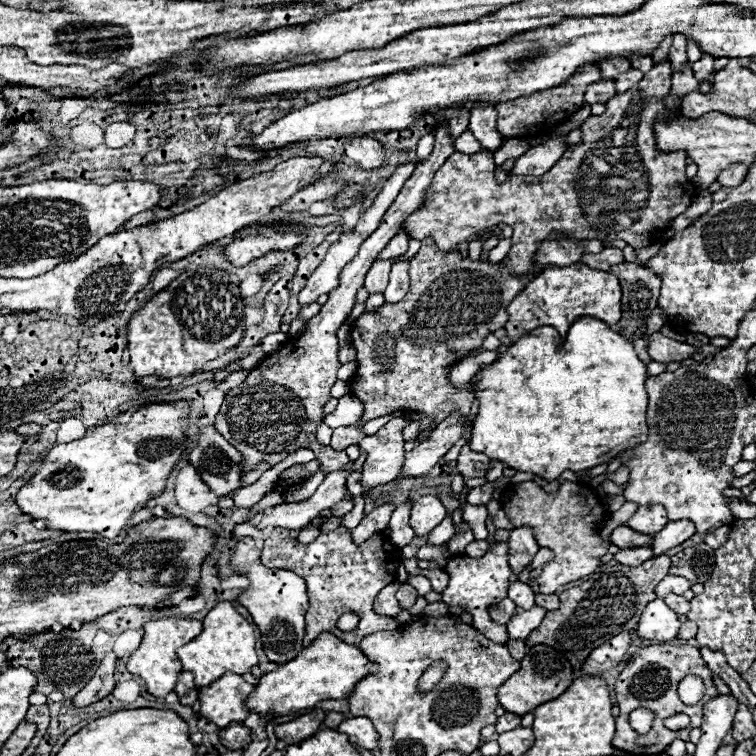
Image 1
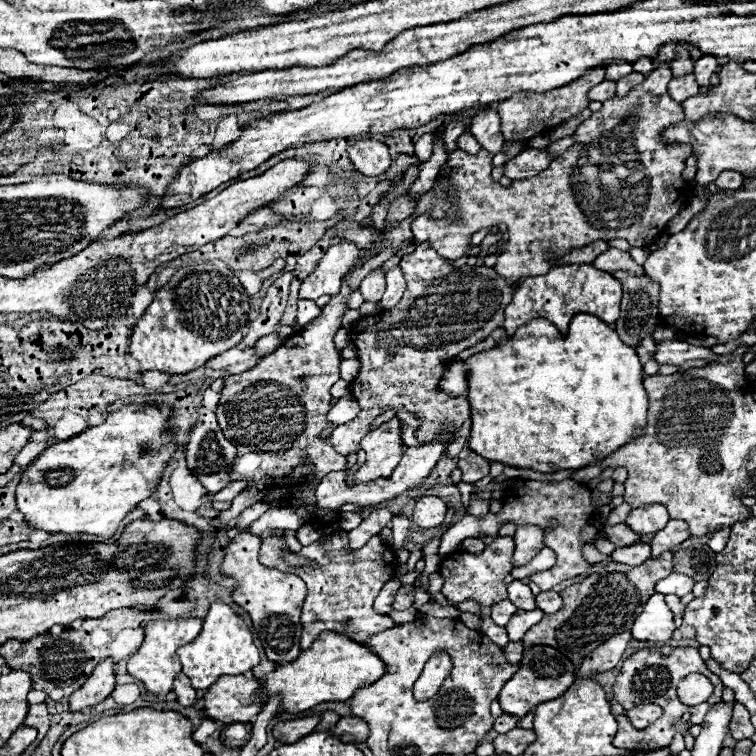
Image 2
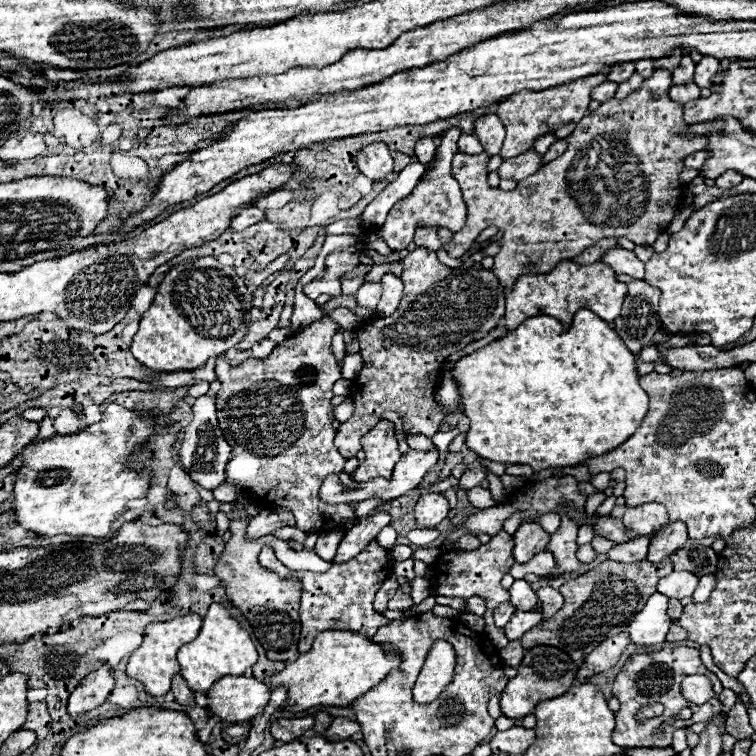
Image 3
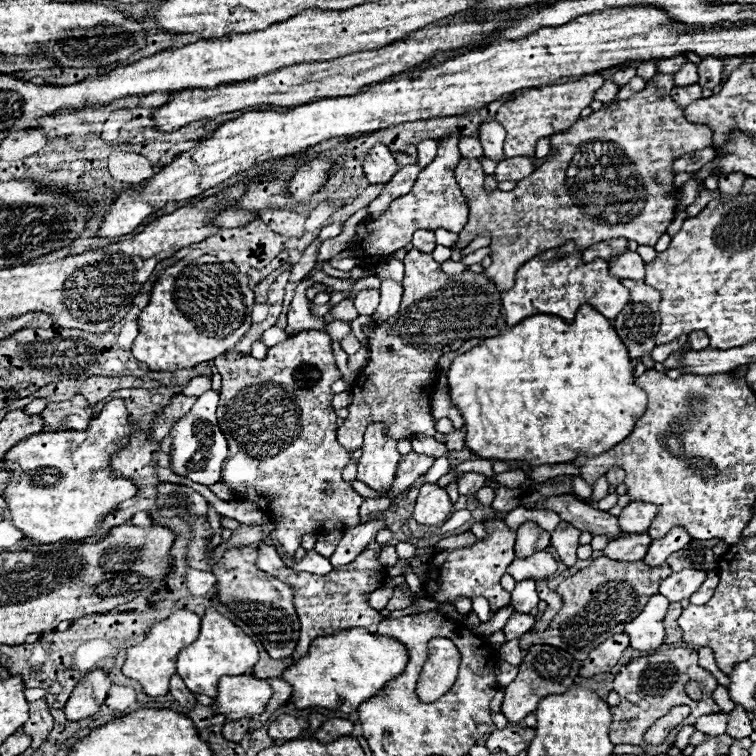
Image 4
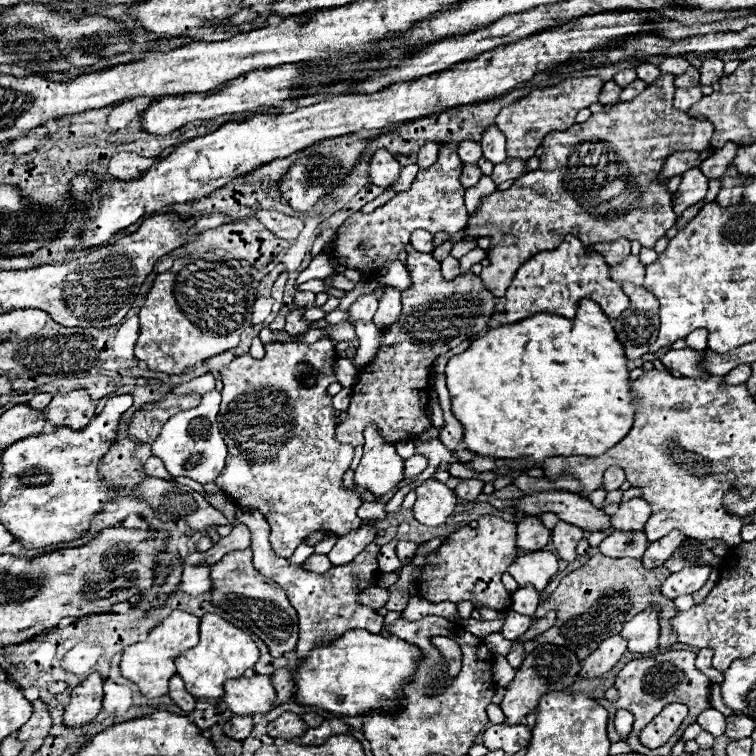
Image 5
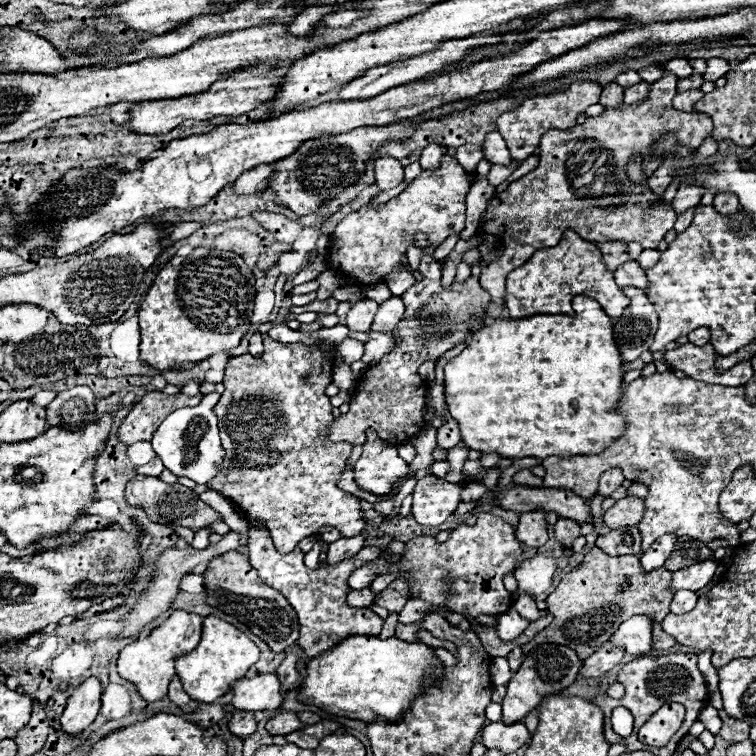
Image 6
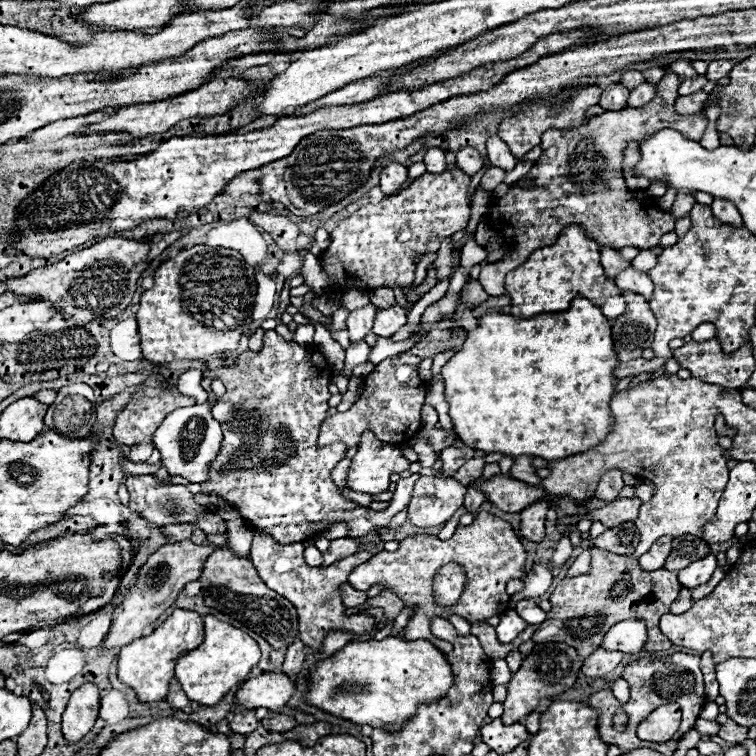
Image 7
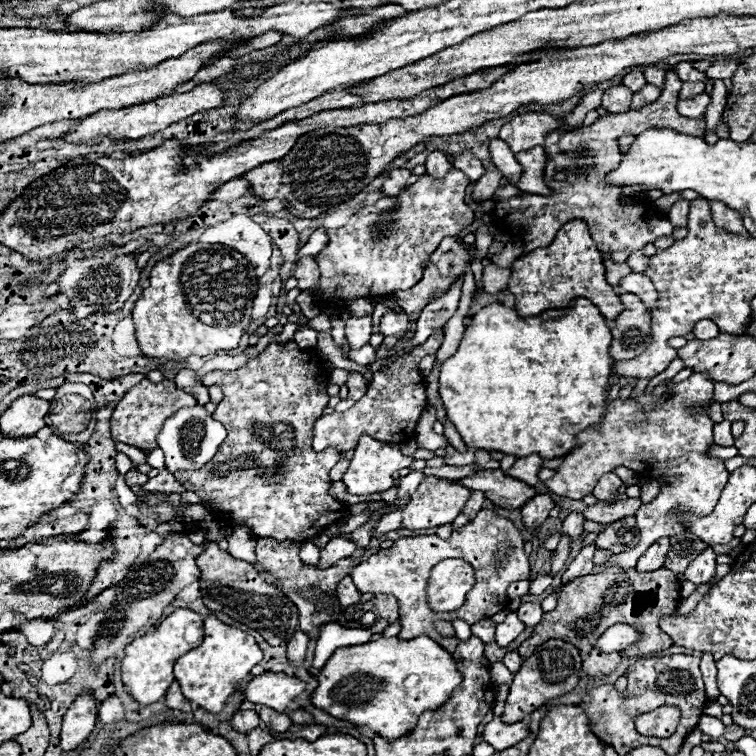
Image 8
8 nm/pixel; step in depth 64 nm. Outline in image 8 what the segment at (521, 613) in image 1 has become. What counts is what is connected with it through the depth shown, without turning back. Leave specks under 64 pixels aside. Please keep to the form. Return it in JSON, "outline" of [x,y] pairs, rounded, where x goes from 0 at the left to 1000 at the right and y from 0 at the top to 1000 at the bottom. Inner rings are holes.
{"outline":[[[675,810],[669,815],[669,820],[656,828],[656,852],[659,854],[672,854],[693,831],[696,828],[693,828],[690,820],[685,820],[683,810]]]}

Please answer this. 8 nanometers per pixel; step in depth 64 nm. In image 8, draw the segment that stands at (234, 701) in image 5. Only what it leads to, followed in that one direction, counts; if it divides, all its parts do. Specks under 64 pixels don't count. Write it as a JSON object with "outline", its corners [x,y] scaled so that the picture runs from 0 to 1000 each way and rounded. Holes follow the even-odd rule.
{"outline":[[[352,889],[325,905],[323,923],[336,931],[376,942],[402,913],[405,902],[392,894],[381,894],[376,889]]]}

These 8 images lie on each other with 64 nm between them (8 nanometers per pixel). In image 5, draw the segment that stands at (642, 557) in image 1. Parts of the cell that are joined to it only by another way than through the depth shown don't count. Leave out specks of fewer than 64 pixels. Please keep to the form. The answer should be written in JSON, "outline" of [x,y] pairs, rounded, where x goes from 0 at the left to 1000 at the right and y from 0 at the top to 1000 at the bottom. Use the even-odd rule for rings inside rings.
{"outline":[[[812,701],[794,717],[791,728],[804,738],[847,738],[854,722],[857,717],[852,714],[852,704]]]}

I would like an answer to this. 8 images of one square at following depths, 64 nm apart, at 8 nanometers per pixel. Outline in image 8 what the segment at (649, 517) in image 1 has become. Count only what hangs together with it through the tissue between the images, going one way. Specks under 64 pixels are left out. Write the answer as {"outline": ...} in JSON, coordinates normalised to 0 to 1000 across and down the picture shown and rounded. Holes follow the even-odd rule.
{"outline":[[[828,659],[828,661],[817,661],[817,664],[788,664],[786,669],[778,669],[772,675],[772,685],[796,690],[796,693],[807,693],[810,688],[820,688],[825,683],[841,680],[847,667],[849,667],[847,659]]]}

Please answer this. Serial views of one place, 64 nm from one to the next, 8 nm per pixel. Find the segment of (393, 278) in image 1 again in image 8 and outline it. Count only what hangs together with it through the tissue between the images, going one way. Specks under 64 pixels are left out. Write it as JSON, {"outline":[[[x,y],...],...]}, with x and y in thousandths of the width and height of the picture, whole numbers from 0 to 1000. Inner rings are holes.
{"outline":[[[513,413],[503,423],[503,439],[508,444],[534,444],[537,434],[540,434],[540,418],[534,418],[534,415]]]}

